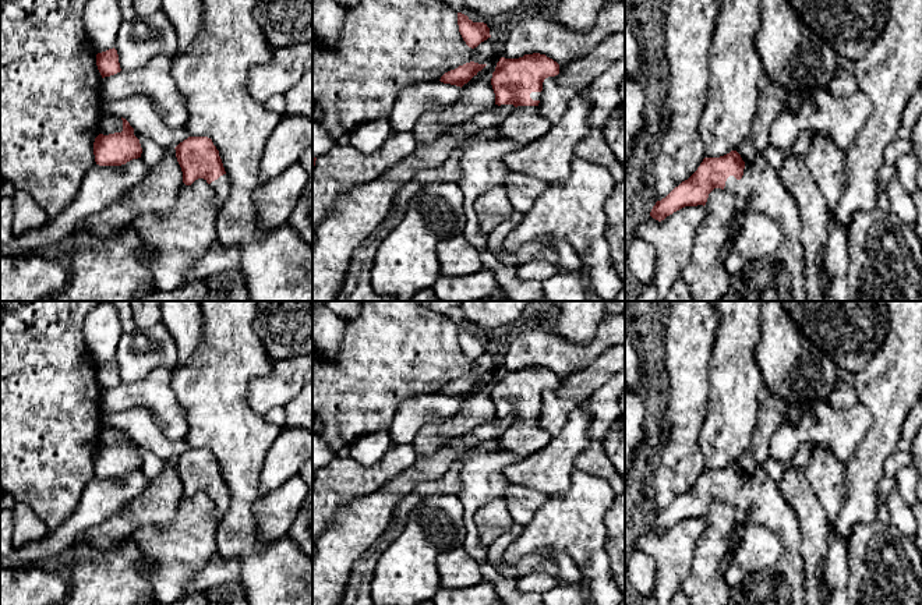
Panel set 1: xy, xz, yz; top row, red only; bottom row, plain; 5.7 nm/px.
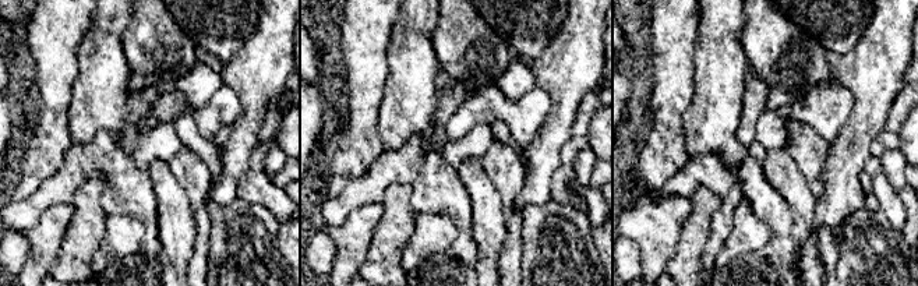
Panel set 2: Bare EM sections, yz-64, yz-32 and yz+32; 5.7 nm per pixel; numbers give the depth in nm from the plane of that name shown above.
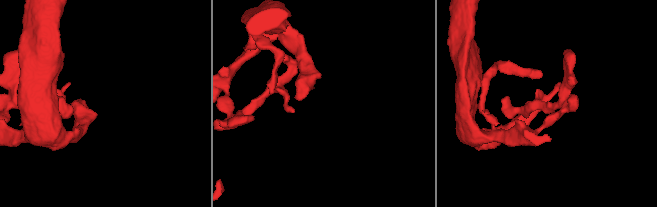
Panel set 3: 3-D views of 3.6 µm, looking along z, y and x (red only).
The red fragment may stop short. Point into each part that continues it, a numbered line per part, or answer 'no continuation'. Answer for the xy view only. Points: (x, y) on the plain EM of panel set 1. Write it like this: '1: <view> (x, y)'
1: xy (221, 499)

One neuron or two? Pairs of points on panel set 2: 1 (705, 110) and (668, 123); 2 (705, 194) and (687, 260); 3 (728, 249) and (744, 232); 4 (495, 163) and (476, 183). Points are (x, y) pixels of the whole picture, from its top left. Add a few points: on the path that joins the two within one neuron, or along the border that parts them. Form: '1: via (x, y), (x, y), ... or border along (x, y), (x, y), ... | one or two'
1: border along (695, 87), (692, 102), (684, 116), (687, 149) | two
2: via (702, 211), (691, 243) | one
3: via (733, 244), (741, 236) | one
4: border along (480, 159), (502, 201) | two

